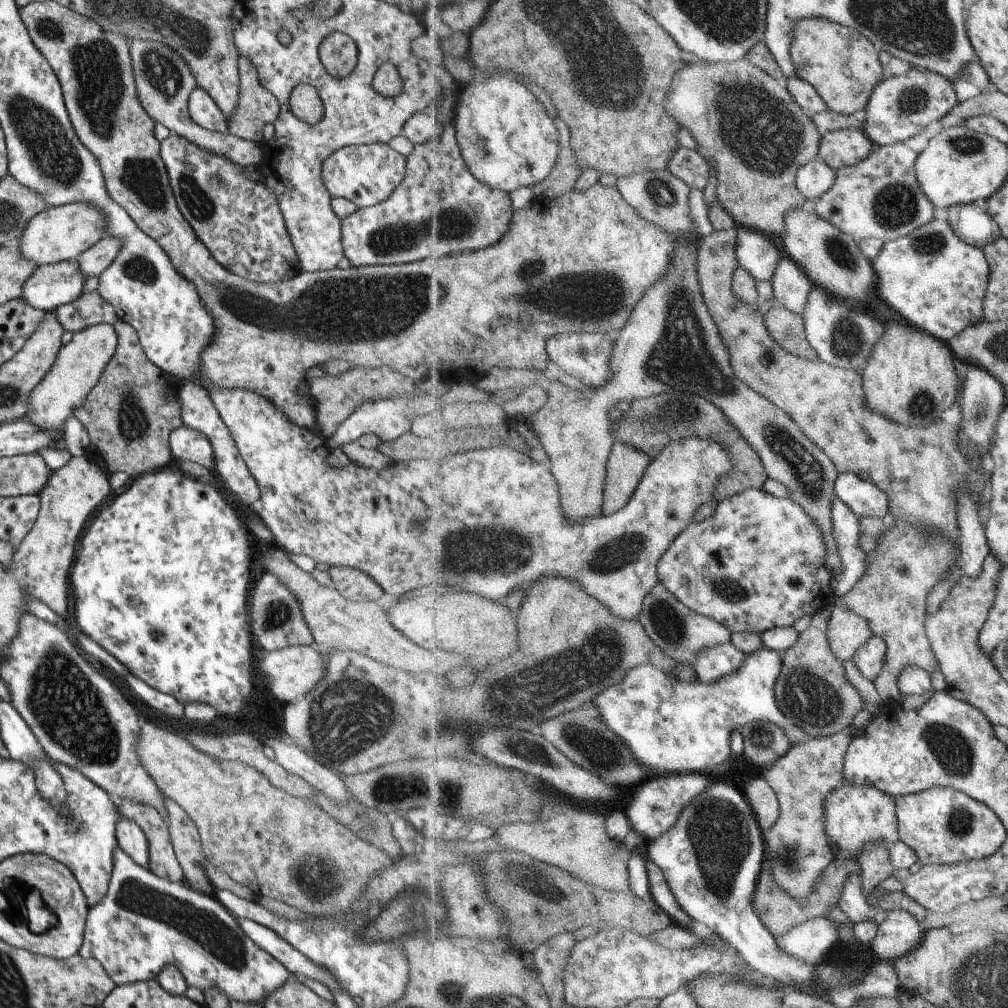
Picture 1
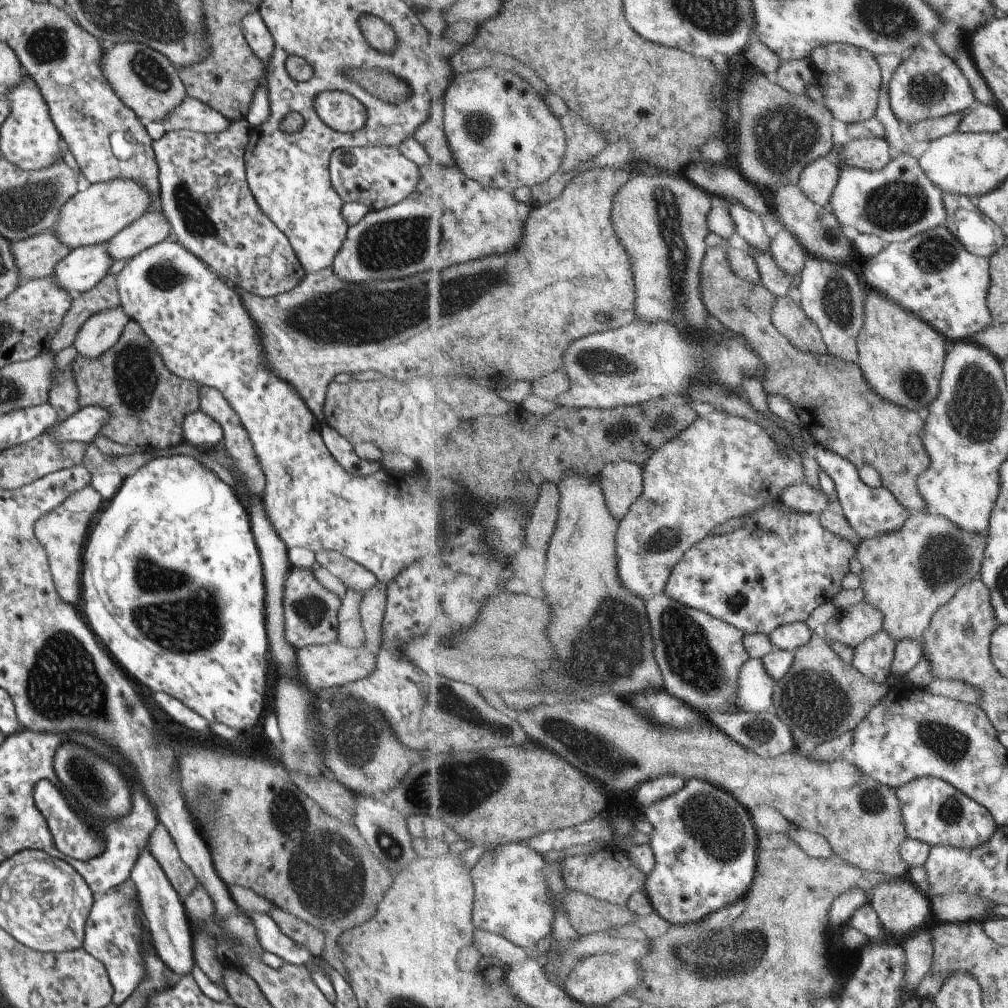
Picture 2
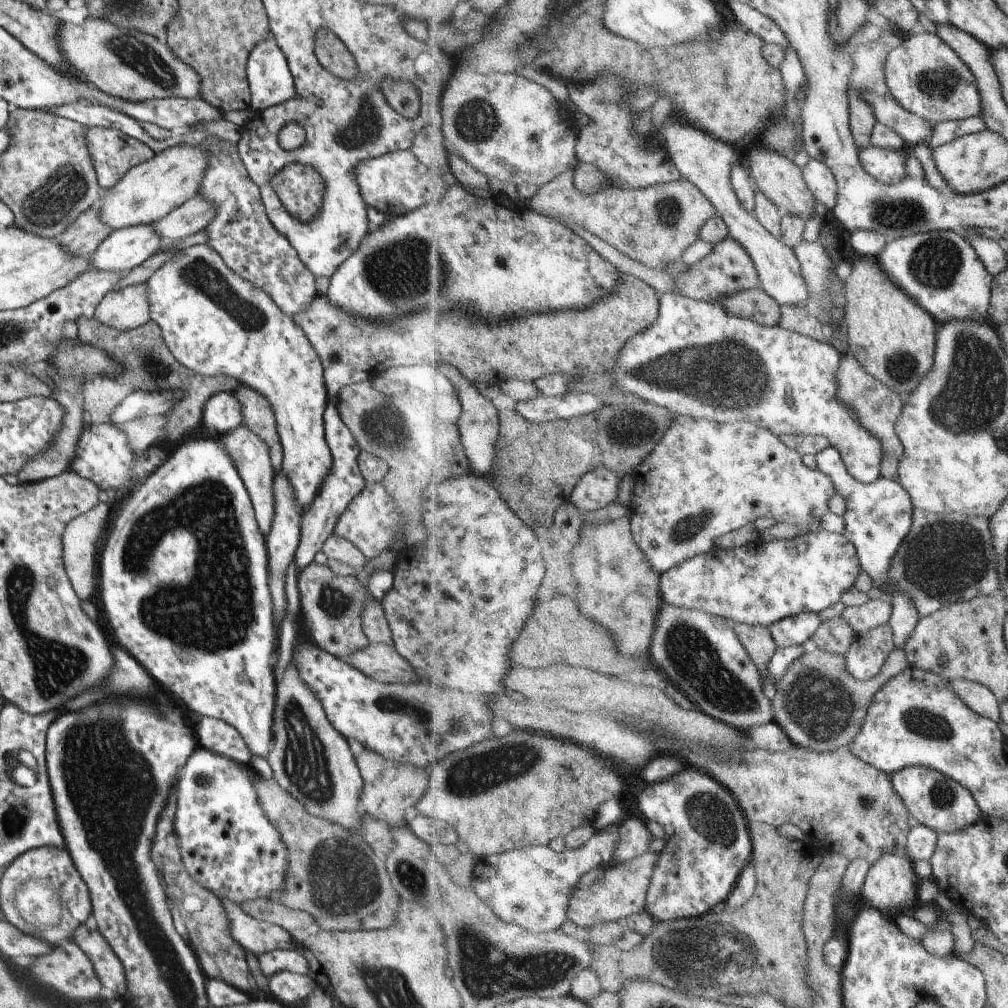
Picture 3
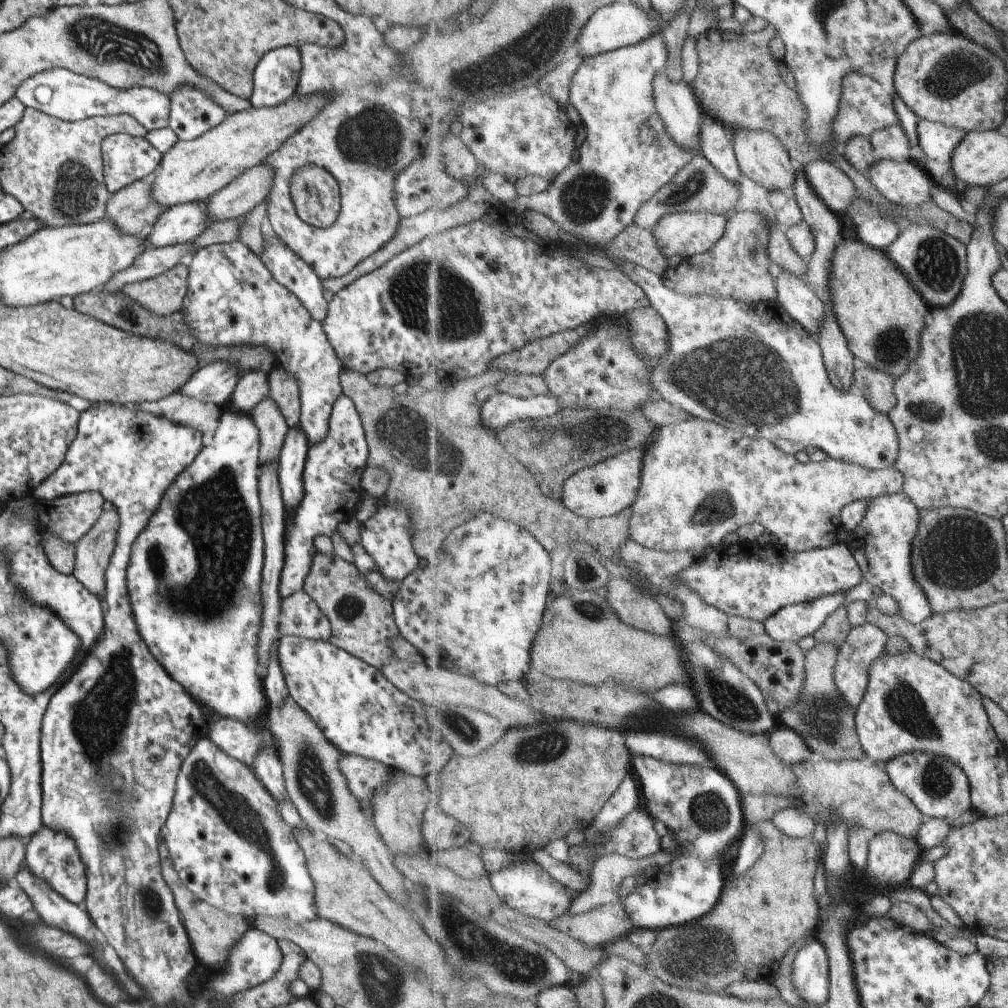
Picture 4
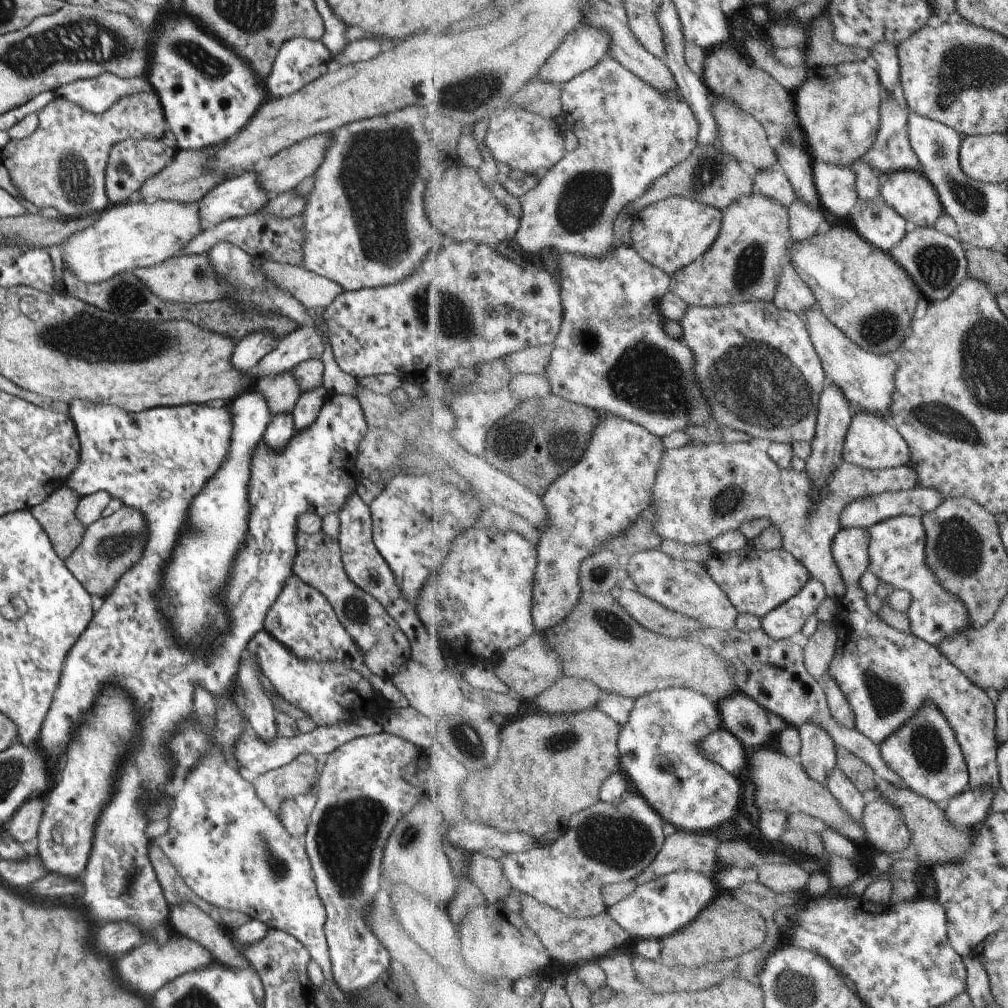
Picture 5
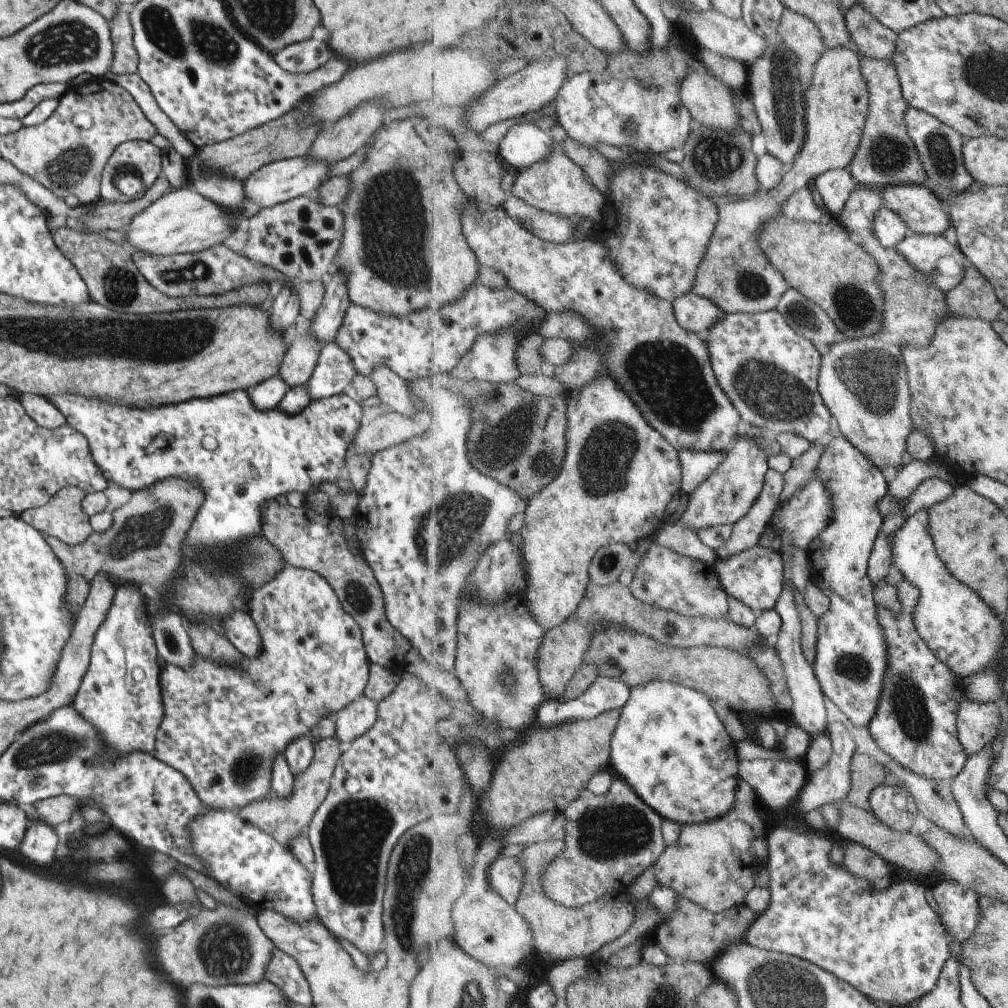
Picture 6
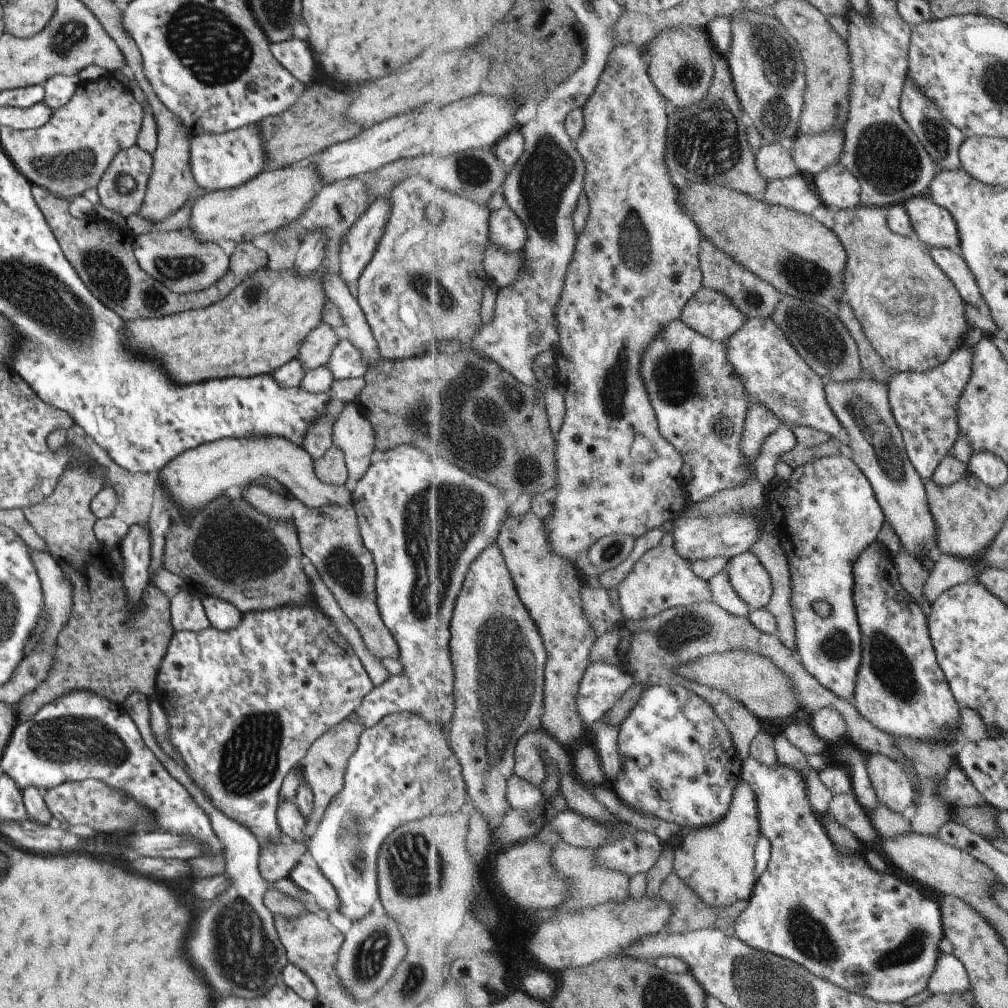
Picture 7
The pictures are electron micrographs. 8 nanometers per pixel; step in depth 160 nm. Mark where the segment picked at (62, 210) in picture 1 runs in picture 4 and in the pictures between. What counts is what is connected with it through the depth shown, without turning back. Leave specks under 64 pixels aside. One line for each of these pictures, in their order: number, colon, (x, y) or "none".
2: (93, 216)
3: (147, 192)
4: (190, 171)

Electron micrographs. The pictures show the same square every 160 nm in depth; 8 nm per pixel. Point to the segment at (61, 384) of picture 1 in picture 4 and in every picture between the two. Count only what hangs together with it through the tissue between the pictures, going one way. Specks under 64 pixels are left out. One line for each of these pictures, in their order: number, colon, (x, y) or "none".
2: (101, 330)
3: (125, 308)
4: (163, 294)

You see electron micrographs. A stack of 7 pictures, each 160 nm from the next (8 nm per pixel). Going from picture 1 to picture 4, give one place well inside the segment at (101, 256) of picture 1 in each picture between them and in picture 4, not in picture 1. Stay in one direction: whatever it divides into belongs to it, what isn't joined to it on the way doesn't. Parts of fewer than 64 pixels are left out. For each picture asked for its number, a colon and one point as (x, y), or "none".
2: (152, 227)
3: (195, 214)
4: (251, 188)

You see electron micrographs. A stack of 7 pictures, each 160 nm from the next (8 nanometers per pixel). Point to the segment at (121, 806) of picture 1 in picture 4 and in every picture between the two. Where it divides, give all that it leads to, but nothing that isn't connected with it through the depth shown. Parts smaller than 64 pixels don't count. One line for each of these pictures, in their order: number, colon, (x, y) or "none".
2: (160, 844)
3: (207, 926)
4: (210, 931)

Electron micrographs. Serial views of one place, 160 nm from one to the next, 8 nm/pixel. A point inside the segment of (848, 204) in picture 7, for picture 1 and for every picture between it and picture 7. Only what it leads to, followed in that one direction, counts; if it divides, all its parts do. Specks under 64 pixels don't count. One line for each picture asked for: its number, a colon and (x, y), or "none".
1: (814, 179)
2: (819, 179)
3: (820, 178)
4: (831, 184)
5: (836, 184)
6: (835, 187)

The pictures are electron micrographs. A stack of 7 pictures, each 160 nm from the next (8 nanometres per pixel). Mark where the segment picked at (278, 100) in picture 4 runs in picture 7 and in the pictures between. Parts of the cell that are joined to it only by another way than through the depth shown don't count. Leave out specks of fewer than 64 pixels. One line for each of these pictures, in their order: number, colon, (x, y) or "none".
5: (299, 60)
6: (307, 55)
7: (293, 55)

